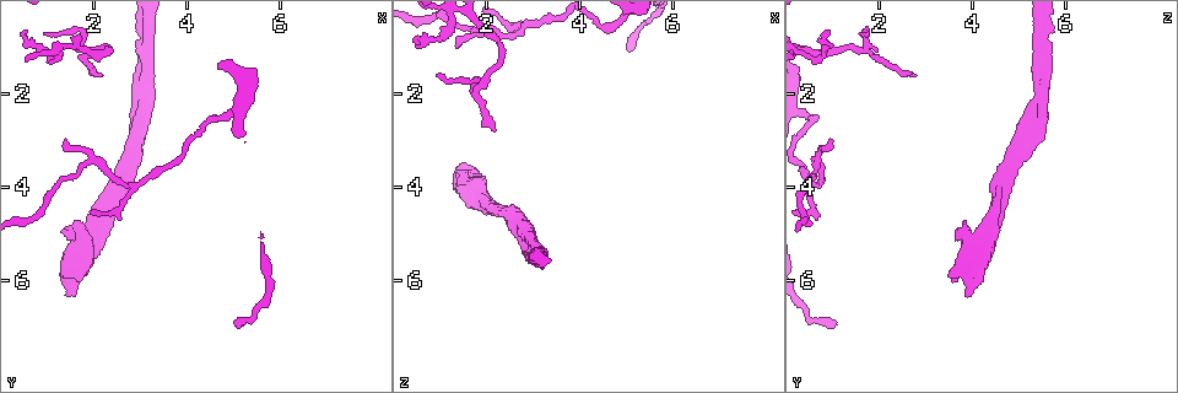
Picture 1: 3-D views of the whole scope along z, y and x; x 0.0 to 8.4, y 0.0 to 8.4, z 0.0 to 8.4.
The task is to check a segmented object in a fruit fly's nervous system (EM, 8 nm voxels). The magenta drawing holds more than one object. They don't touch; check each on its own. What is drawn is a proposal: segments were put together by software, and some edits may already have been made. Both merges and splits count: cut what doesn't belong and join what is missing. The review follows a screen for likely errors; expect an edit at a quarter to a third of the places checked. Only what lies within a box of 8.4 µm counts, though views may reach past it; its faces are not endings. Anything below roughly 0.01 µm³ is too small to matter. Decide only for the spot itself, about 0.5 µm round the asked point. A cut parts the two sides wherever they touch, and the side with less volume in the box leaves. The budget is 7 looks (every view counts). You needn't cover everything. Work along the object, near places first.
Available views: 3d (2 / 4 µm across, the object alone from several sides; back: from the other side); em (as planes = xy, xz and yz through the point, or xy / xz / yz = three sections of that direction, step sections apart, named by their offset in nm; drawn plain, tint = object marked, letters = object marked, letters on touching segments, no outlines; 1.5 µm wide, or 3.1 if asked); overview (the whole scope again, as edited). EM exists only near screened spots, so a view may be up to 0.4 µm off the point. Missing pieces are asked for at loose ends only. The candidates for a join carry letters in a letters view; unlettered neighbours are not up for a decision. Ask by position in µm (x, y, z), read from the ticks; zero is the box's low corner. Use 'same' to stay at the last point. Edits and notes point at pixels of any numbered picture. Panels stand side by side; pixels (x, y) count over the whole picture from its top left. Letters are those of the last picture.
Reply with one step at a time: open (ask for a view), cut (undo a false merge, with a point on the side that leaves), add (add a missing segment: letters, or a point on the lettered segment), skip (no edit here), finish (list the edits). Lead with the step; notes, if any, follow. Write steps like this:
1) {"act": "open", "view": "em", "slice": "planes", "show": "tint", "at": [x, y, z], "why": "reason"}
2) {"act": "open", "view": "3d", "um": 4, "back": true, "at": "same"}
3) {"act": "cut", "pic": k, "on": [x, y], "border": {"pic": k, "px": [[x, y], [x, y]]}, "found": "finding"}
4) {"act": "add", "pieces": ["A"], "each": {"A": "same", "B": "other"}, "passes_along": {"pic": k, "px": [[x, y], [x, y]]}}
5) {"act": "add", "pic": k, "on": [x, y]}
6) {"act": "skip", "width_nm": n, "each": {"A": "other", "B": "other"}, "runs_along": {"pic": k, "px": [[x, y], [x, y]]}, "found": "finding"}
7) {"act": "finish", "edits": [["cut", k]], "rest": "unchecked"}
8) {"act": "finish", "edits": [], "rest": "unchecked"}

{"act": "open", "view": "3d", "um": 4, "at": [1.60, 6.30, 3.95], "why": "an open end"}

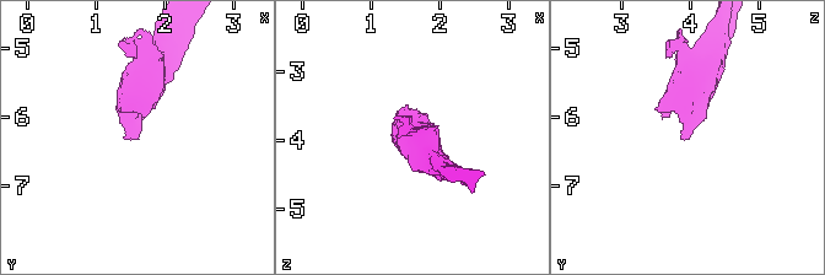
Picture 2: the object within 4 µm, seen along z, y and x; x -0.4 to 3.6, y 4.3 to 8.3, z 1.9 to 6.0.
{"act": "open", "view": "em", "slice": "xz", "step": 4, "show": "tint", "at": [1.60, 6.30, 3.90], "why": "now the EM"}

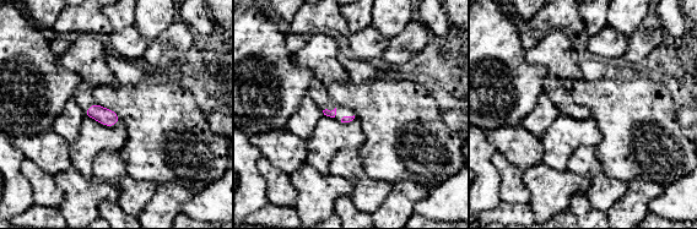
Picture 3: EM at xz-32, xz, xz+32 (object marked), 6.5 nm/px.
{"act": "open", "view": "em", "slice": "planes", "show": "letters", "at": "same", "why": "another direction"}

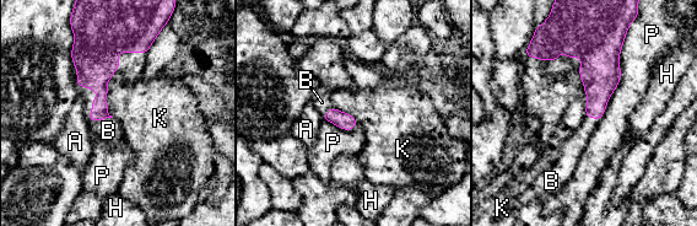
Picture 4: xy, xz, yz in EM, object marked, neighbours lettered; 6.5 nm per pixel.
{"act": "add", "pieces": ["B"], "each": {"A": "other", "B": "same", "H": "other", "K": "other", "P": "other"}, "found": "it goes on there"}

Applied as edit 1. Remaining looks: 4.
{"act": "open", "view": "em", "slice": "xy", "step": 8, "show": "letters", "at": [1.35, 3.00, 0.95], "why": "branch stops here"}

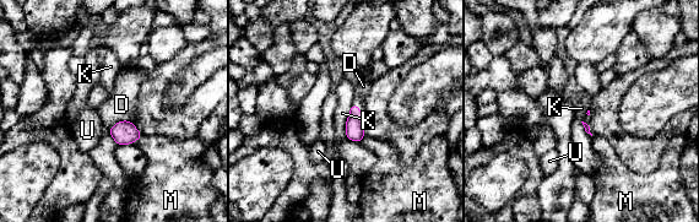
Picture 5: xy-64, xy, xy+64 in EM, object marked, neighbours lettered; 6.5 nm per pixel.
{"act": "open", "view": "em", "slice": "planes", "show": "letters", "at": "same", "why": "cut it another way"}

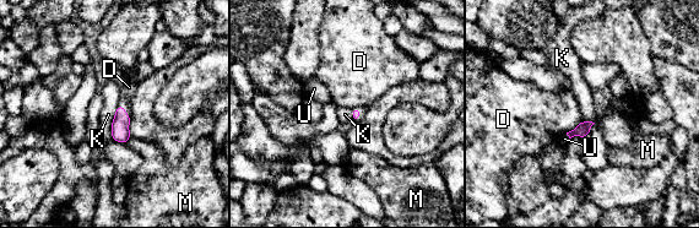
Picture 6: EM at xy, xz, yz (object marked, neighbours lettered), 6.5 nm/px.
{"act": "skip", "each": {"D": "other", "K": "other", "M": "other", "U": "other"}, "border": {"pic": 6, "px": [[119, 104], [112, 121]]}, "found": "no lettered segment goes on from it"}

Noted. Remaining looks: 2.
{"act": "finish", "edits": [["add", 4]], "rest": "unchecked"}

